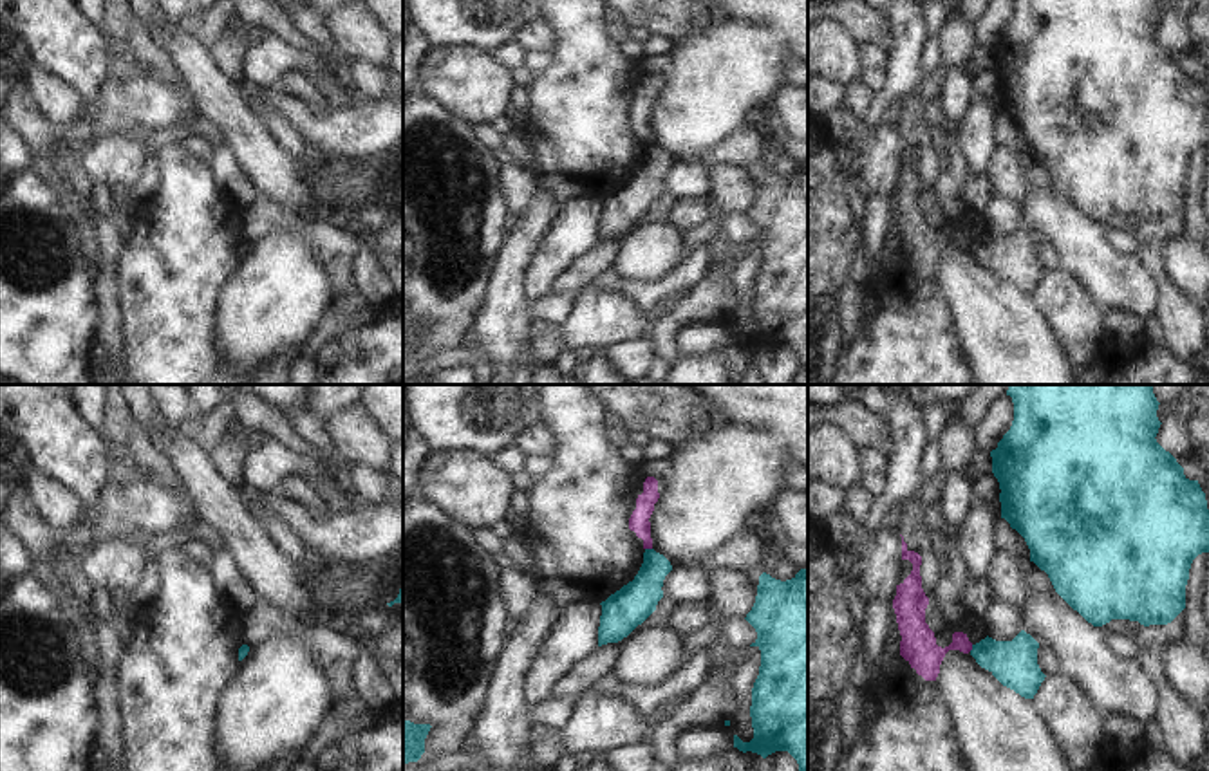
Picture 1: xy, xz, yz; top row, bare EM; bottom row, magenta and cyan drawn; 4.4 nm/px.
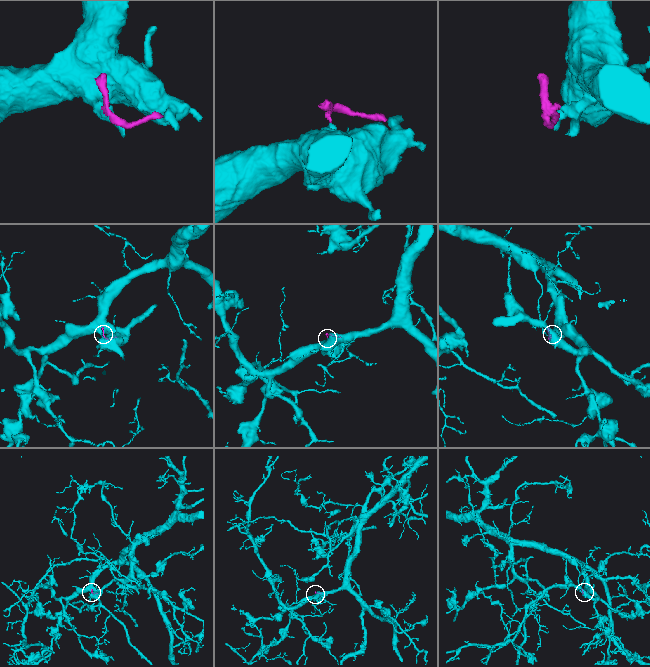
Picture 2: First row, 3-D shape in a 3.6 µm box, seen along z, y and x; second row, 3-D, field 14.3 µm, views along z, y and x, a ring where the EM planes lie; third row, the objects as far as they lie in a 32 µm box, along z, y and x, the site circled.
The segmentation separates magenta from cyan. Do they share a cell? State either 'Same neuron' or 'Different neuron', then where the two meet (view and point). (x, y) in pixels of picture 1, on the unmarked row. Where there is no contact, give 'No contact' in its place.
Different neuron. Touches magenta at xz (649, 143)

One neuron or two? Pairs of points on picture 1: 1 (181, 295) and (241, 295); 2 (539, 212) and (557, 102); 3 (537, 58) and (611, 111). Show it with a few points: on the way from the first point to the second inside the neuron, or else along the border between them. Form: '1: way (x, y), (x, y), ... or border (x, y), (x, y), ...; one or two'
1: border (234, 275), (223, 293), (217, 336); two
2: border (539, 185), (557, 203); two
3: border (552, 51), (552, 60), (534, 74); two

